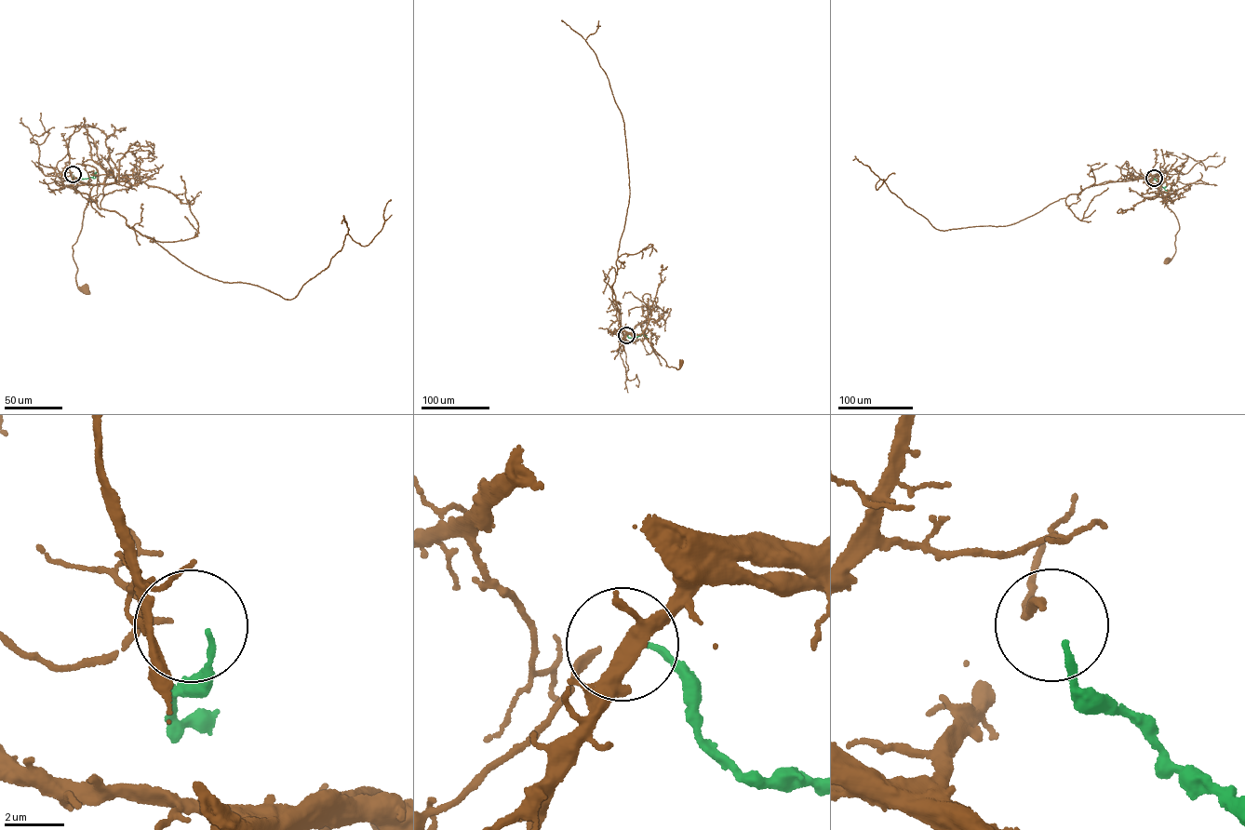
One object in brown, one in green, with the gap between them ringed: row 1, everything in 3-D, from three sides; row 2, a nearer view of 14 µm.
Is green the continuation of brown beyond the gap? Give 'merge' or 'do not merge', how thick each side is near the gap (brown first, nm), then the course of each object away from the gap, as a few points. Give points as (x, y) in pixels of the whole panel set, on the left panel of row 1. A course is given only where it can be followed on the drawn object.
merge; calibres 200 and 190 nm; course brown (72, 174), (61, 174), (60, 177), (93, 186), (81, 230), (72, 247), (76, 283), (87, 292); course green (73, 175), (72, 178), (93, 179), (94, 173)

